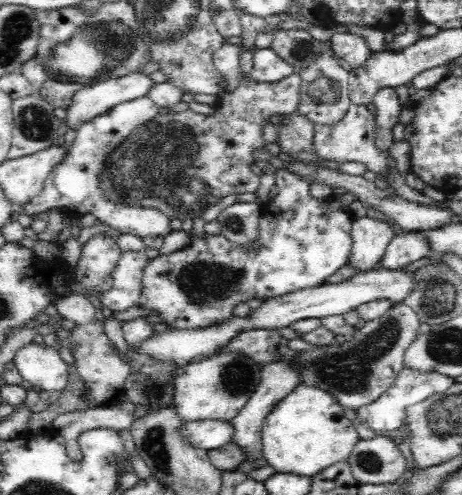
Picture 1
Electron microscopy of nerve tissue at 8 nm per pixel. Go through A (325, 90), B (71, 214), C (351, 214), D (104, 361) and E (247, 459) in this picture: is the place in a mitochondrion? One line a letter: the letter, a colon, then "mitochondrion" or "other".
A: mitochondrion
B: other
C: other
D: other
E: other

